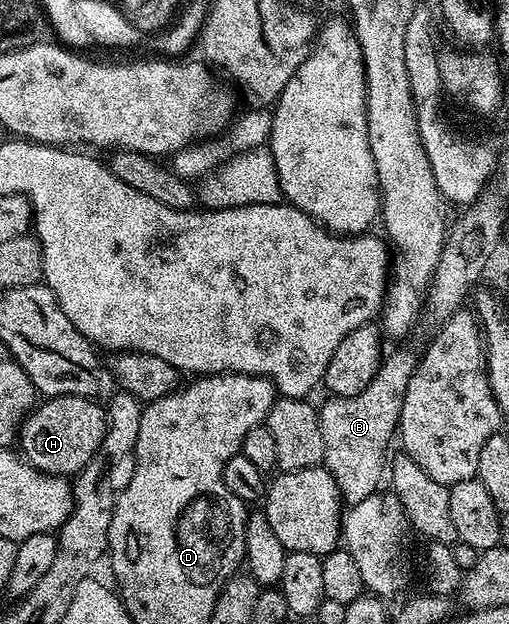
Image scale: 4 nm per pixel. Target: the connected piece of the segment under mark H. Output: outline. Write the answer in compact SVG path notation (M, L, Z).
M54 395L38 402L21 422L19 451L25 462L48 475L73 477L86 470L105 439L107 411L97 401L83 395Z

